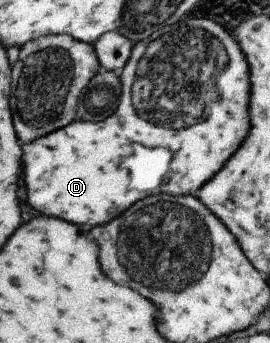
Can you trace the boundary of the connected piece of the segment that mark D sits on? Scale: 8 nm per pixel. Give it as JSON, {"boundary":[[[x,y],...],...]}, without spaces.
{"boundary":[[[198,18],[198,26],[196,26],[196,22],[186,24],[186,22],[177,21],[172,26],[161,26],[160,32],[154,32],[152,36],[139,41],[133,43],[126,64],[118,72],[121,93],[112,116],[108,116],[102,122],[86,122],[77,118],[68,126],[64,126],[56,132],[49,132],[22,146],[22,182],[26,188],[26,200],[36,212],[40,212],[44,216],[68,220],[70,224],[76,224],[76,226],[82,226],[82,224],[96,226],[96,224],[106,224],[108,220],[118,216],[122,210],[126,210],[130,204],[134,204],[136,200],[140,200],[144,196],[150,196],[150,194],[162,194],[162,192],[164,194],[194,194],[208,178],[212,178],[212,174],[222,166],[222,162],[238,148],[238,144],[246,136],[246,132],[248,132],[248,114],[246,114],[248,66],[246,66],[246,60],[244,60],[240,48],[236,46],[236,42],[228,36],[228,32],[222,26],[218,26],[216,22],[206,20],[206,18]]]}

